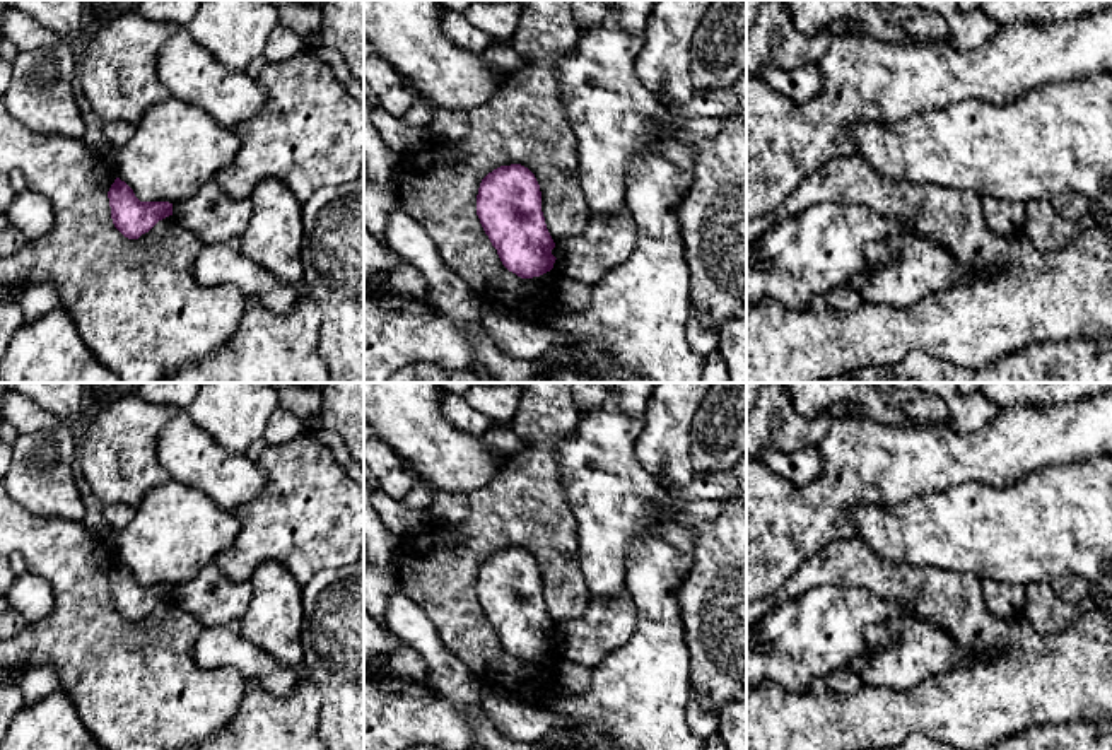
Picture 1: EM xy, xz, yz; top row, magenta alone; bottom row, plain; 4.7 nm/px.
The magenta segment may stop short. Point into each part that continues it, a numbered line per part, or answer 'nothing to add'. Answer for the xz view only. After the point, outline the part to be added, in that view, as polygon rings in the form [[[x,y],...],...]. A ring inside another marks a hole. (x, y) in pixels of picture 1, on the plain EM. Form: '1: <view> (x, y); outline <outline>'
nothing to add

